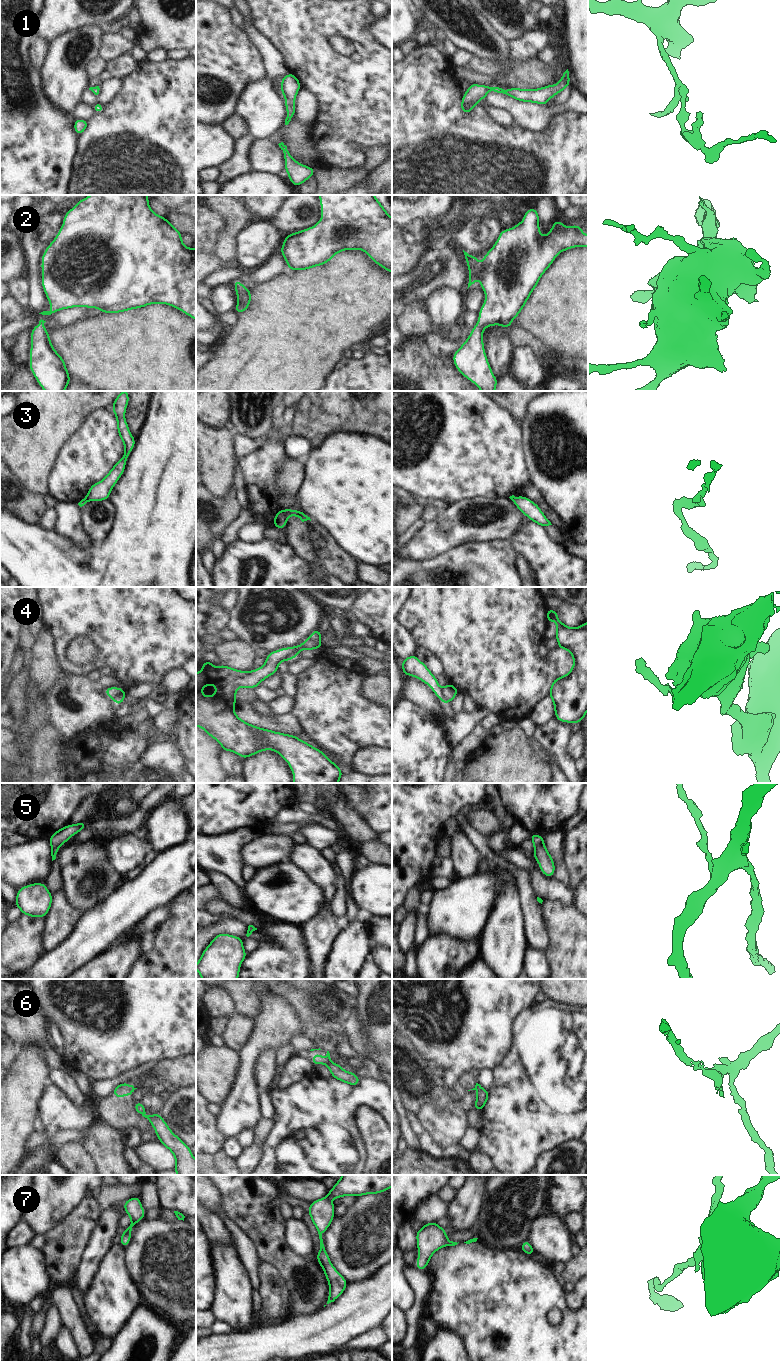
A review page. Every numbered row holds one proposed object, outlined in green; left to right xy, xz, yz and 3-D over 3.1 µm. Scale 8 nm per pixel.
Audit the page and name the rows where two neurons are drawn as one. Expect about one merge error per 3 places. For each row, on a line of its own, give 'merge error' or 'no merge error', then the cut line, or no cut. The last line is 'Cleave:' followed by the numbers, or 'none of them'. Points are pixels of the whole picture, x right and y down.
1: no merge error | no cut
2: no merge error | no cut
3: merge error | xz (281, 510), (286, 518)
4: merge error | yz (441, 689), (443, 697), (448, 702)
5: no merge error | no cut
6: merge error | xz (330, 1061), (327, 1065)
7: no merge error | no cut
Cleave: 3, 4, 6

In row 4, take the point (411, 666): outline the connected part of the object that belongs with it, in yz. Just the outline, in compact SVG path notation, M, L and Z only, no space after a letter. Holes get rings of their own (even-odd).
M416 655L406 657L402 662L402 671L404 675L414 676L426 683L434 692L434 694L445 704L448 705L442 694L442 689L438 685L437 678L430 672L427 666L422 663Z

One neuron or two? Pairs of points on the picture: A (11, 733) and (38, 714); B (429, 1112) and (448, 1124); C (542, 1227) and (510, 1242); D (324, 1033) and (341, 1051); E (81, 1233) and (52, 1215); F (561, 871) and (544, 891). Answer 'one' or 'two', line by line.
A: one
B: one
C: two
D: two
E: two
F: two

